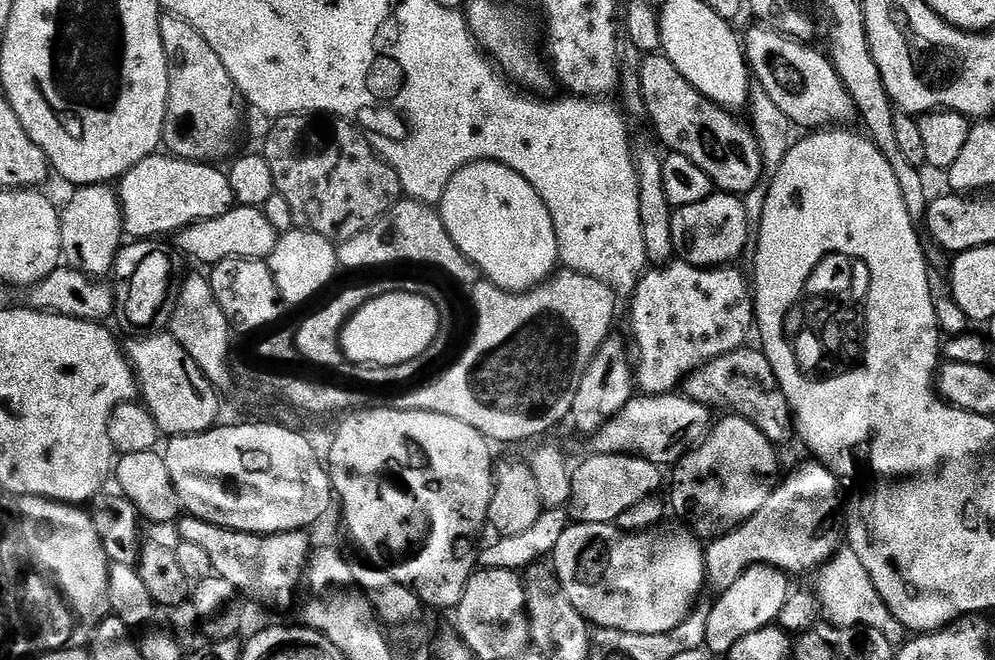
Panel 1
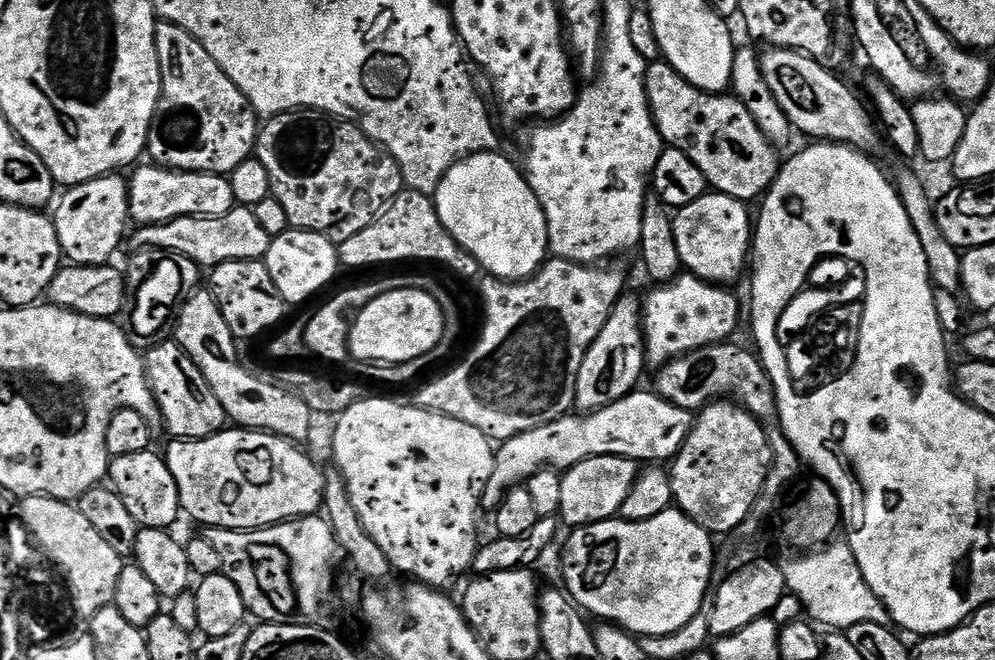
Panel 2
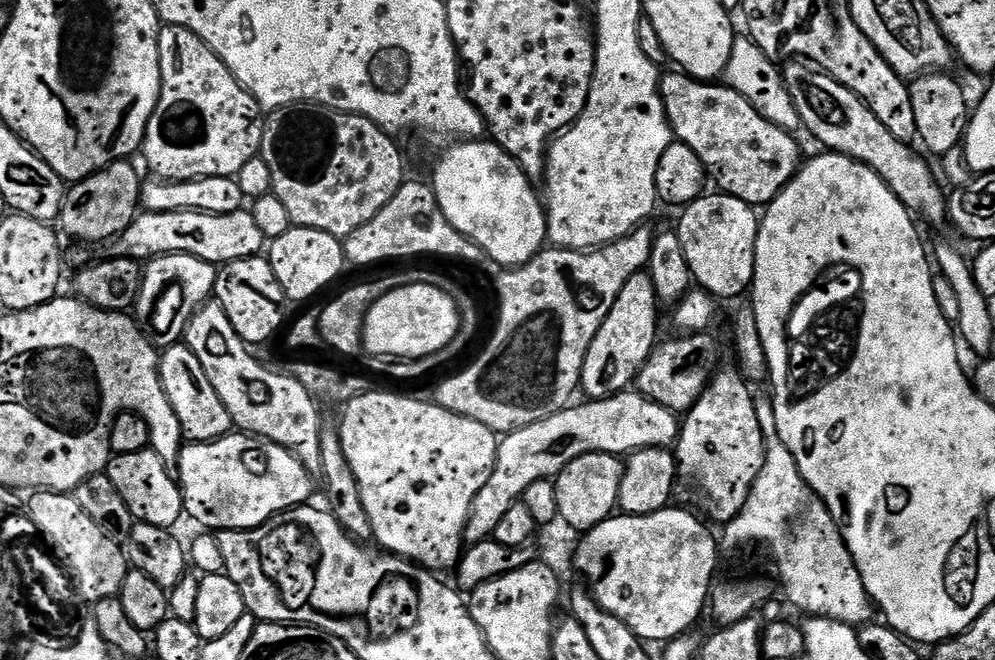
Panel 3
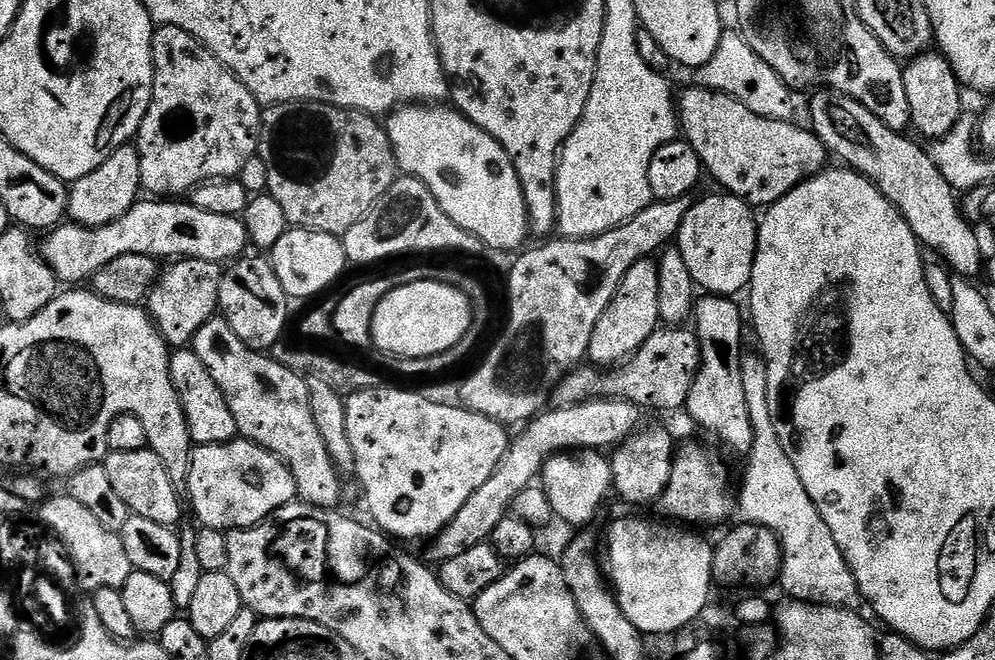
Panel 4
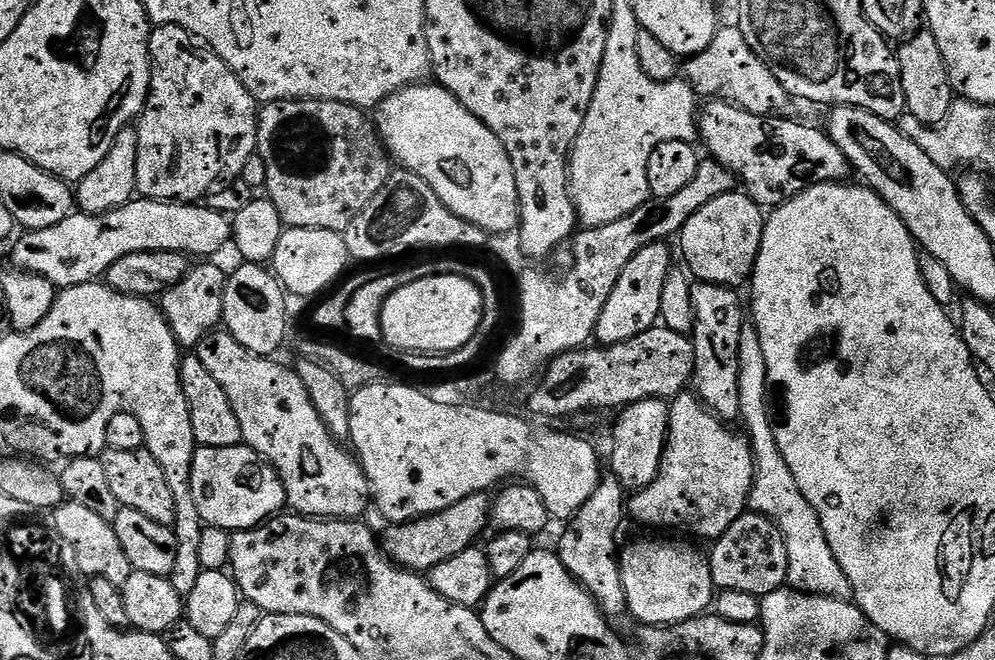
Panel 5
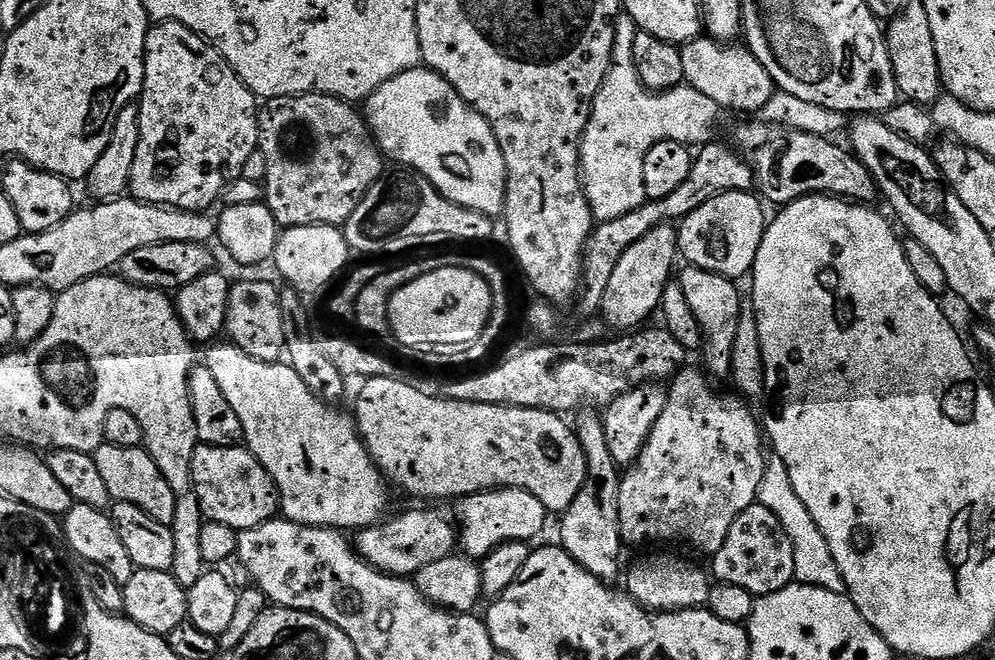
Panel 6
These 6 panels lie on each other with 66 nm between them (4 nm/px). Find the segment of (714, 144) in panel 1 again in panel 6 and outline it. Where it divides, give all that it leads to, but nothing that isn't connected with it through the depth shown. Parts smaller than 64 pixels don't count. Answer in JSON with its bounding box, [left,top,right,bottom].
[734,122,878,205]

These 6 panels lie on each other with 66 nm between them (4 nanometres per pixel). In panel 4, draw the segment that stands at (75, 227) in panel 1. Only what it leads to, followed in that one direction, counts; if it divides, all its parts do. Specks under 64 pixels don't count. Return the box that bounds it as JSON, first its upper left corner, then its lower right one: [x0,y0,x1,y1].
[67,144,142,228]

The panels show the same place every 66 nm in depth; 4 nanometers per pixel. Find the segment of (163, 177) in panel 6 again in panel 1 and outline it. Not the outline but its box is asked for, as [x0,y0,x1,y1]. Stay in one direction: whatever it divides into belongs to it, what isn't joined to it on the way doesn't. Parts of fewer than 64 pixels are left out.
[160,15,245,162]

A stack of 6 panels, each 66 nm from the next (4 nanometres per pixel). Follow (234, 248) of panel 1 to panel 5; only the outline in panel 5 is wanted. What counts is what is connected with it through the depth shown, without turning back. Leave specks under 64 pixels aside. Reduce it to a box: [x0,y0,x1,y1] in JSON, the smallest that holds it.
[11,198,232,290]

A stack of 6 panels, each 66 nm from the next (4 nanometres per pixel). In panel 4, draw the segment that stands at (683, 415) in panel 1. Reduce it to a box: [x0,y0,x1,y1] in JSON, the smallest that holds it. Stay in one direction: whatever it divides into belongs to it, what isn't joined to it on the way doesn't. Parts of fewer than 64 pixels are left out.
[430,398,641,562]

